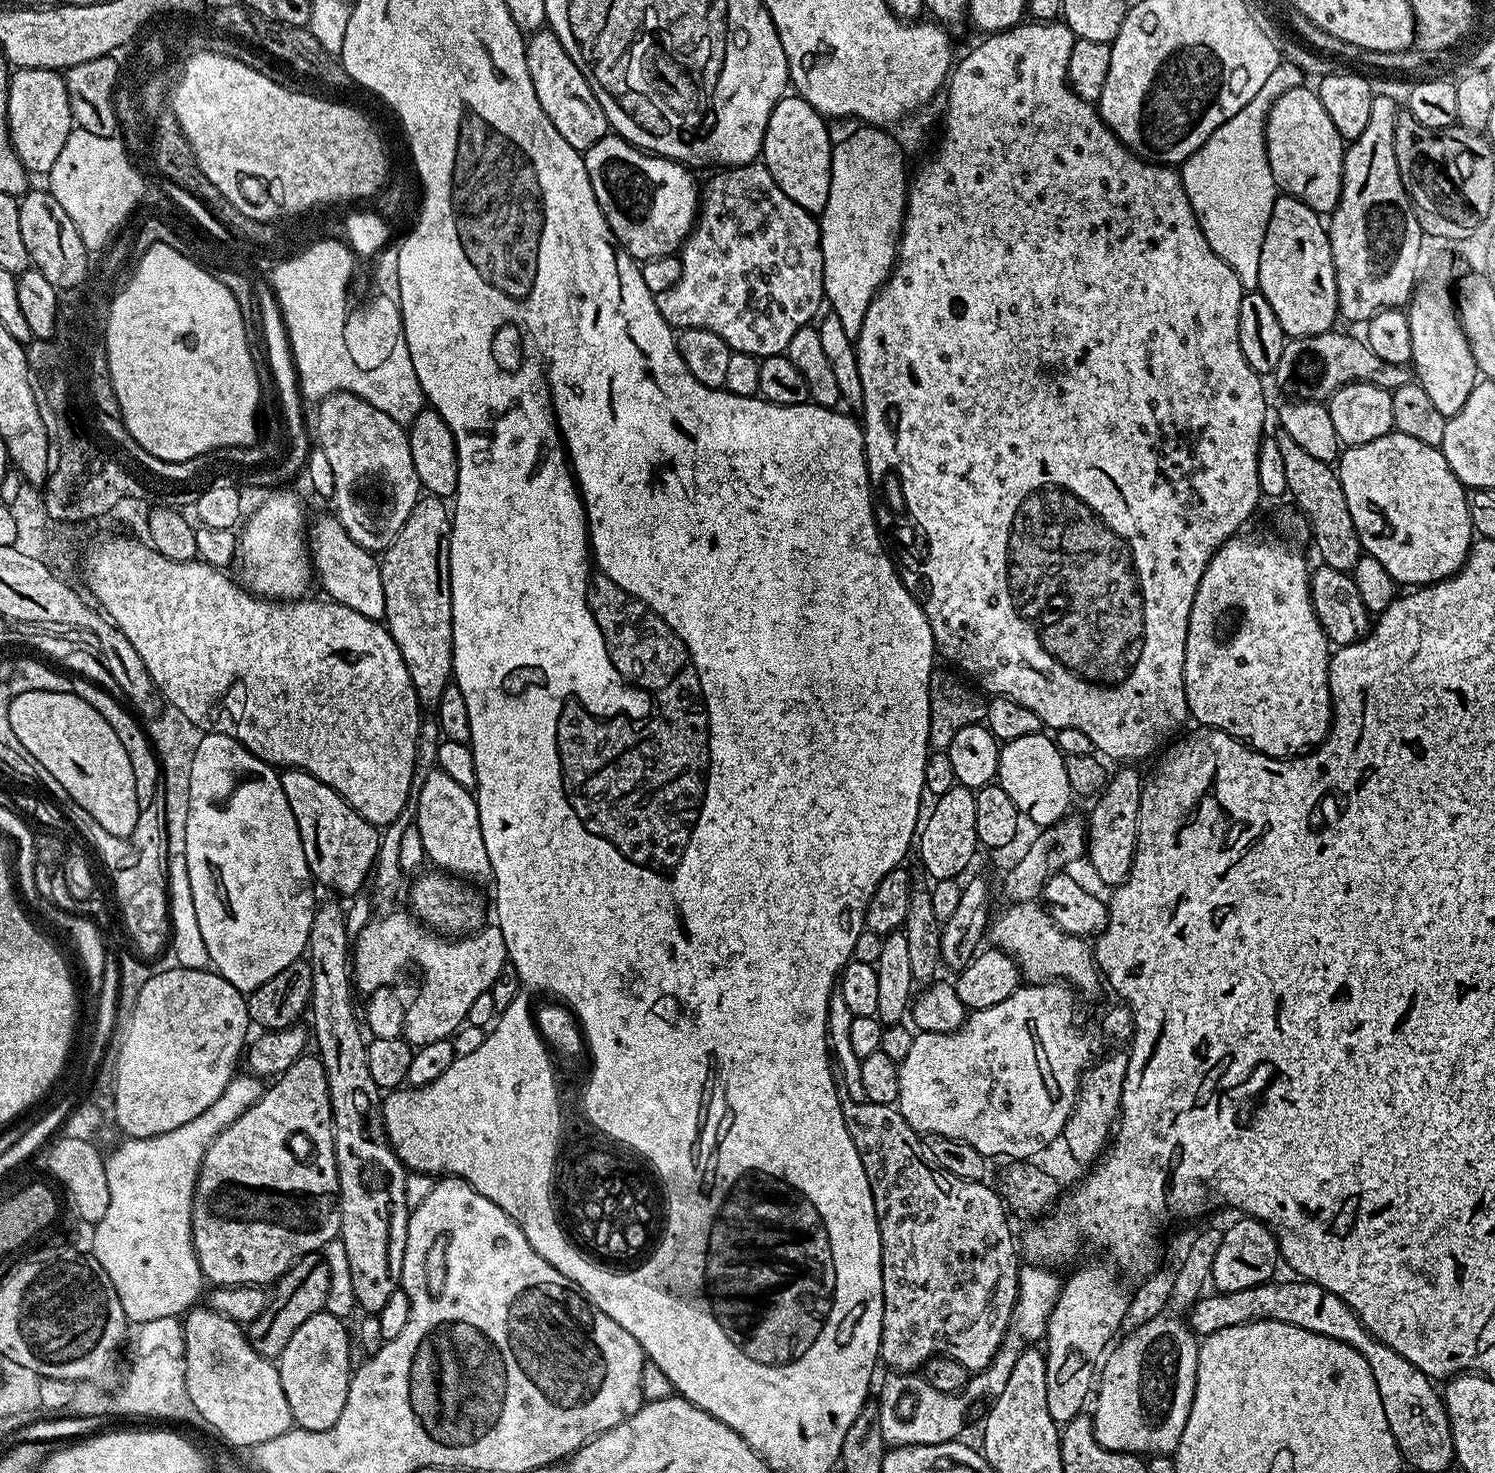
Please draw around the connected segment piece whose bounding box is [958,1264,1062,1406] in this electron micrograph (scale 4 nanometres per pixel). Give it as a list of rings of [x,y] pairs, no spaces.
[[[1021,1265],[1017,1269],[1018,1286],[1016,1287],[1015,1306],[1012,1307],[1010,1322],[1007,1323],[1006,1334],[1003,1335],[1003,1342],[999,1344],[994,1358],[980,1373],[973,1373],[967,1382],[967,1386],[959,1392],[961,1405],[976,1404],[983,1400],[993,1401],[1002,1394],[1007,1381],[1012,1373],[1014,1364],[1020,1351],[1022,1343],[1034,1344],[1047,1335],[1048,1315],[1053,1312],[1056,1299],[1060,1296],[1062,1287],[1061,1277],[1056,1277],[1053,1269],[1044,1266]]]

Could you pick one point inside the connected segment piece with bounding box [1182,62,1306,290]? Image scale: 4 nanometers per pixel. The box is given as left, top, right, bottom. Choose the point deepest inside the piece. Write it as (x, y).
(1232, 190)

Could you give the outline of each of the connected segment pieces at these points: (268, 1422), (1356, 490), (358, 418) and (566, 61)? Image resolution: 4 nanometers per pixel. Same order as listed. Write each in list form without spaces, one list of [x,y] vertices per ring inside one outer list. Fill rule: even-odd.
[[[200,1306],[193,1307],[183,1317],[182,1323],[185,1336],[183,1359],[186,1390],[189,1391],[190,1401],[197,1407],[197,1414],[203,1423],[208,1423],[226,1443],[233,1444],[228,1446],[248,1450],[255,1449],[262,1442],[270,1442],[270,1438],[278,1438],[278,1434],[286,1434],[294,1427],[290,1402],[286,1402],[286,1394],[282,1390],[279,1367],[269,1357],[258,1354],[241,1325],[222,1312],[203,1312]]]
[[[1393,430],[1382,438],[1374,438],[1374,442],[1345,447],[1338,457],[1338,475],[1342,494],[1346,494],[1346,506],[1350,506],[1350,518],[1354,518],[1354,530],[1358,530],[1361,549],[1378,558],[1397,585],[1436,584],[1456,575],[1468,561],[1468,552],[1474,543],[1468,492],[1454,470],[1450,470],[1440,448],[1426,446],[1426,442],[1410,438],[1410,434]]]
[[[340,391],[325,396],[317,408],[317,443],[329,459],[334,473],[334,514],[360,546],[371,552],[382,552],[395,540],[422,494],[420,479],[410,455],[408,433],[403,425],[394,422],[388,414],[370,406],[353,392]]]
[[[550,30],[533,32],[527,37],[524,45],[526,54],[526,70],[530,70],[530,82],[534,82],[534,94],[538,94],[538,102],[542,110],[546,110],[546,118],[554,122],[554,130],[574,146],[585,153],[594,142],[609,135],[610,125],[598,98],[594,98],[594,90],[590,90],[590,82],[582,74],[581,68],[574,66],[574,58],[566,54],[562,42]]]

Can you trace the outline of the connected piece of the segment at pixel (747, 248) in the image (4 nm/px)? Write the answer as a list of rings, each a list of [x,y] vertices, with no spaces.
[[[753,162],[743,164],[737,168],[726,168],[713,172],[716,173],[709,178],[708,185],[705,188],[703,185],[702,191],[699,193],[696,222],[678,253],[681,262],[681,276],[668,289],[662,290],[661,293],[655,295],[658,314],[662,314],[662,318],[666,320],[673,330],[701,328],[718,334],[718,338],[722,338],[722,342],[726,342],[726,346],[731,348],[733,352],[750,354],[757,358],[787,353],[790,340],[794,338],[794,334],[802,327],[813,323],[812,315],[819,310],[820,303],[823,305],[826,300],[823,278],[823,252],[820,249],[820,221],[813,213],[802,210],[802,206],[798,206],[798,202],[794,202],[794,198],[786,198],[786,194],[782,194],[778,182],[774,182],[770,170],[763,162]]]

